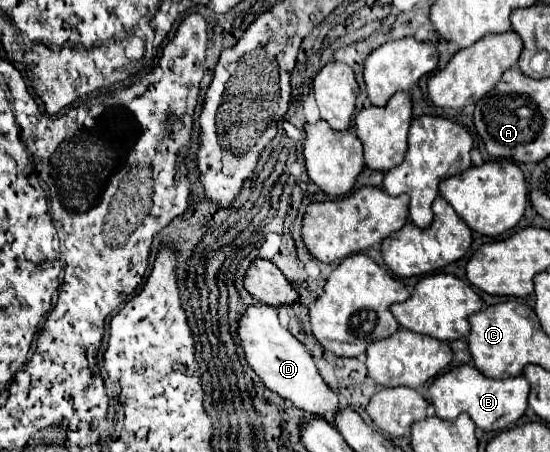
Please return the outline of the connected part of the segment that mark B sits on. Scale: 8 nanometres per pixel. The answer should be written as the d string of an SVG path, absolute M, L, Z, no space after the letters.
M462 364L434 378L428 392L430 392L432 406L436 408L436 414L440 418L454 420L458 414L466 412L480 430L494 432L494 430L504 430L512 426L524 414L528 406L526 400L528 400L530 386L524 376L498 380L498 378L484 376L470 364Z

